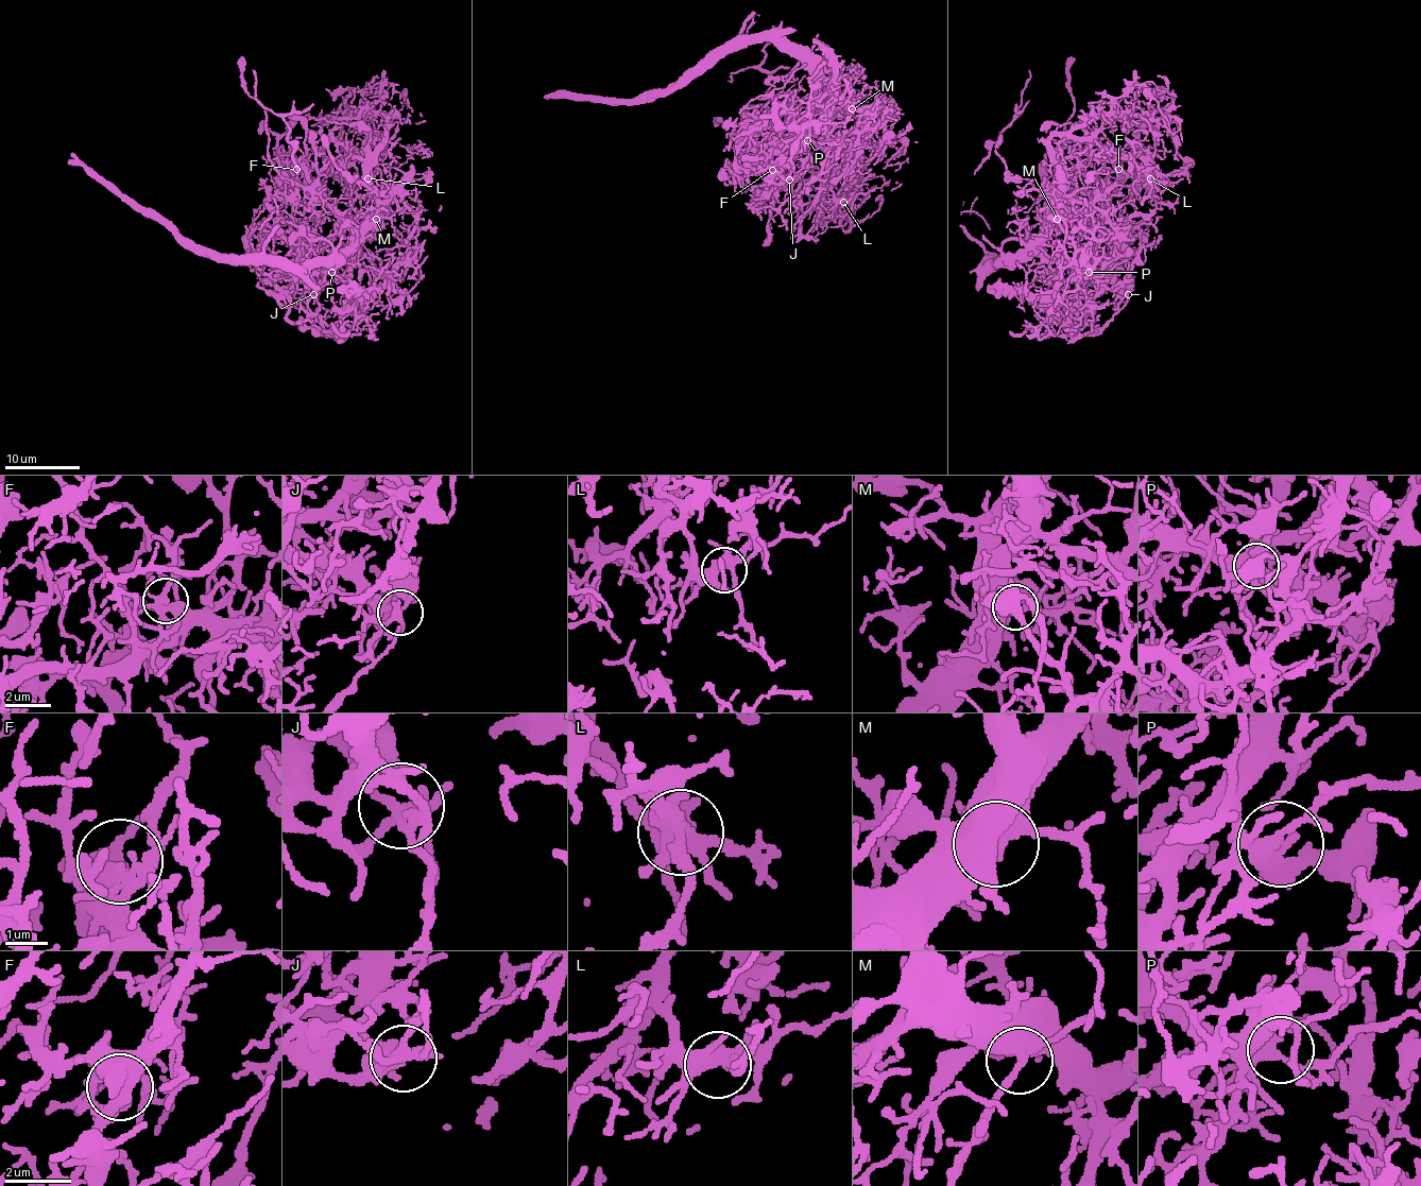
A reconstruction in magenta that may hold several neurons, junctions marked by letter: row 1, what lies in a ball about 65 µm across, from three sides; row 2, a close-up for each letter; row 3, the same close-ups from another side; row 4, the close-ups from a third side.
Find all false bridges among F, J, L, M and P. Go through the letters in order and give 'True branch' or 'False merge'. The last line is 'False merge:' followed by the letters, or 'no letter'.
F: True branch
J: True branch
L: True branch
M: True branch
P: True branch
False merge: no letter

